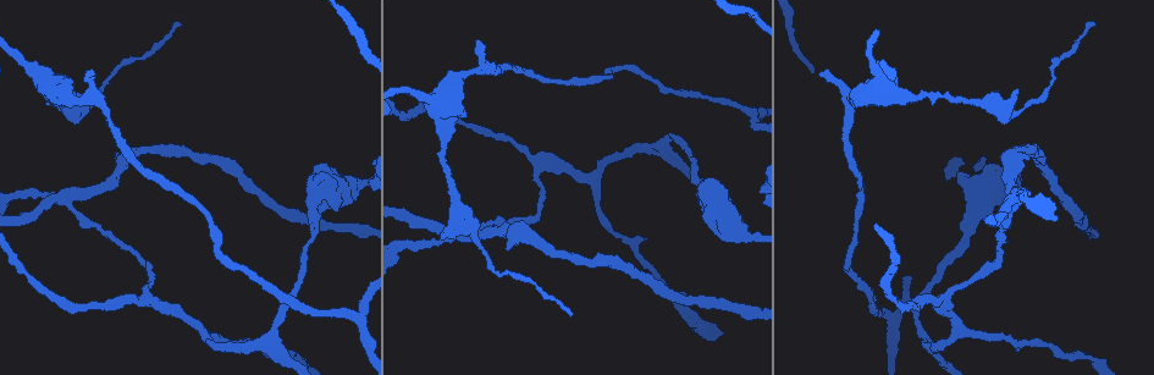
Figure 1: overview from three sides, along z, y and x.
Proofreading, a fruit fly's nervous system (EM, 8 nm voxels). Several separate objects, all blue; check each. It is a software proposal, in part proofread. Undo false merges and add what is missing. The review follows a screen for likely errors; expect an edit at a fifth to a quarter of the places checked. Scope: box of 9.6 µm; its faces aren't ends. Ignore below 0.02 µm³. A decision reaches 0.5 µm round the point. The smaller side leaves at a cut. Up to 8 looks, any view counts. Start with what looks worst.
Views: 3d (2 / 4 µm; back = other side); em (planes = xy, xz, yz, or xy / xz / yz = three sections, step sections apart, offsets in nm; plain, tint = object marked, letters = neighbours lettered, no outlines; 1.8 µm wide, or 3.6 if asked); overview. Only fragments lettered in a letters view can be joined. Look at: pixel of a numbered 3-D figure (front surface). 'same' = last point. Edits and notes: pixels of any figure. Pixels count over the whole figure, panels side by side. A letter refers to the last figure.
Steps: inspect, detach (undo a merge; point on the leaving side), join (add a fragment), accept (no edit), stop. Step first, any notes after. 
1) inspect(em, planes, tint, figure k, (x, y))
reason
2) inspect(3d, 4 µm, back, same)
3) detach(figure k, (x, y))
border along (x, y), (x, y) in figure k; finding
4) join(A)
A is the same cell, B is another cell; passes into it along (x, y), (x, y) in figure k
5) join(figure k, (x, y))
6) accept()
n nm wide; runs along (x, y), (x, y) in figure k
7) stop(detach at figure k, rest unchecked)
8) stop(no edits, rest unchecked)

inspect(em, planes, letters, figure 1, (316, 227))
thick turns thin

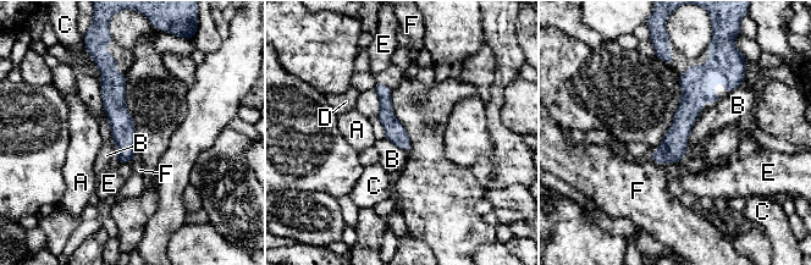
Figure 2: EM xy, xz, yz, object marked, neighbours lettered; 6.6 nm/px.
accept()
130 nm wide; A, B, C, D, E and F are other cells; runs along (701, 68), (678, 134), (654, 158) in figure 2; all the same neuron

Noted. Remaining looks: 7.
inspect(3d, 2 µm, figure 1, (179, 23))
branch stops here

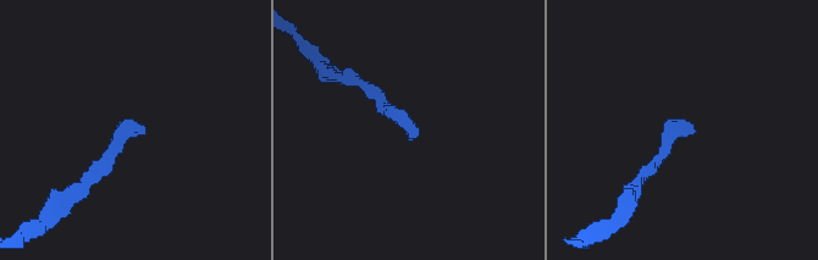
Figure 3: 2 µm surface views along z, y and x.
inspect(em, xz, step 16, letters, figure 3, (411, 136))
shape alone is not enough

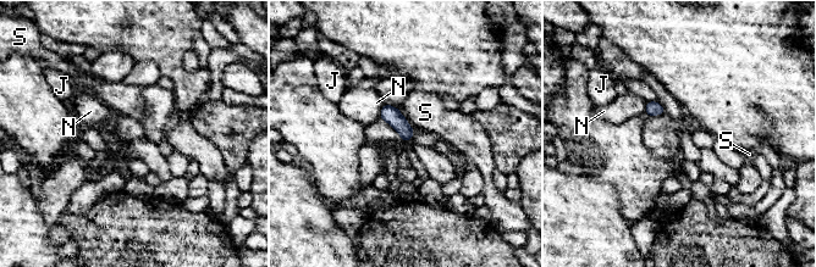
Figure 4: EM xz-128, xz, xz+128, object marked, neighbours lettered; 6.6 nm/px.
inspect(em, planes, letters, same)
cut it another way

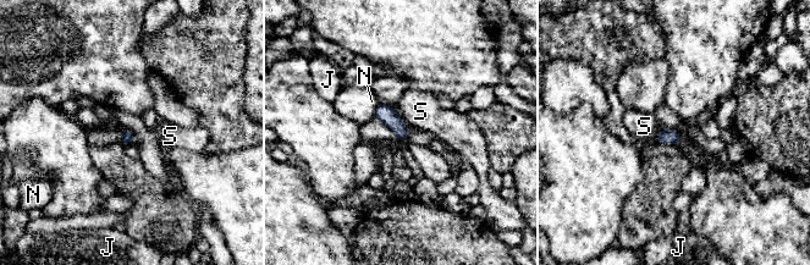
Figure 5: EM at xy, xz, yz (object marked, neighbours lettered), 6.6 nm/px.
accept()
J, N and S are other cells; border along (394, 106), (409, 130) in figure 5; no lettered fragment goes on from it

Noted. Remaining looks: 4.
inspect(3d, 4 µm, figure 1, (970, 103))
sudden change in width

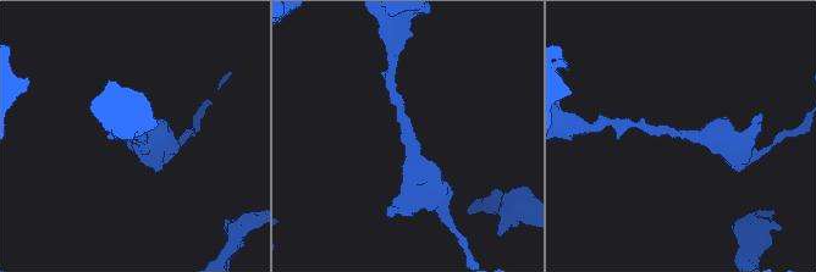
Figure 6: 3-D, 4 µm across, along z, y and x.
inspect(em, yz, step 8, tint, figure 6, (400, 135))
need the tissue

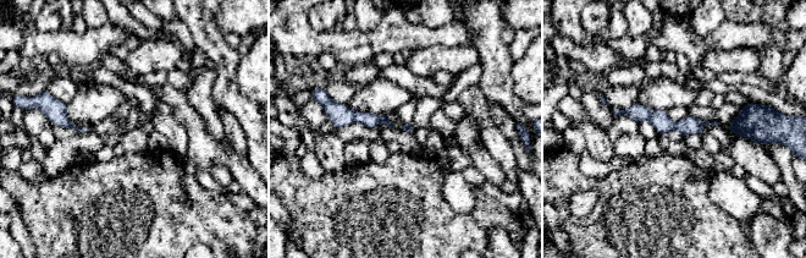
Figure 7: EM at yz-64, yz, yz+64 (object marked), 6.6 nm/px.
inspect(em, planes, letters, same)

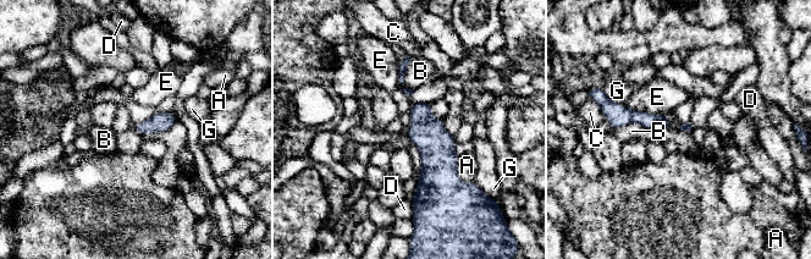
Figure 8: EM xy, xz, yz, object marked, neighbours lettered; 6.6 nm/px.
accept()
60 nm wide; A, B, C, D, E and G are other cells; continuous, no second neuron

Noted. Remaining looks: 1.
stop(no edits, rest unchecked)

